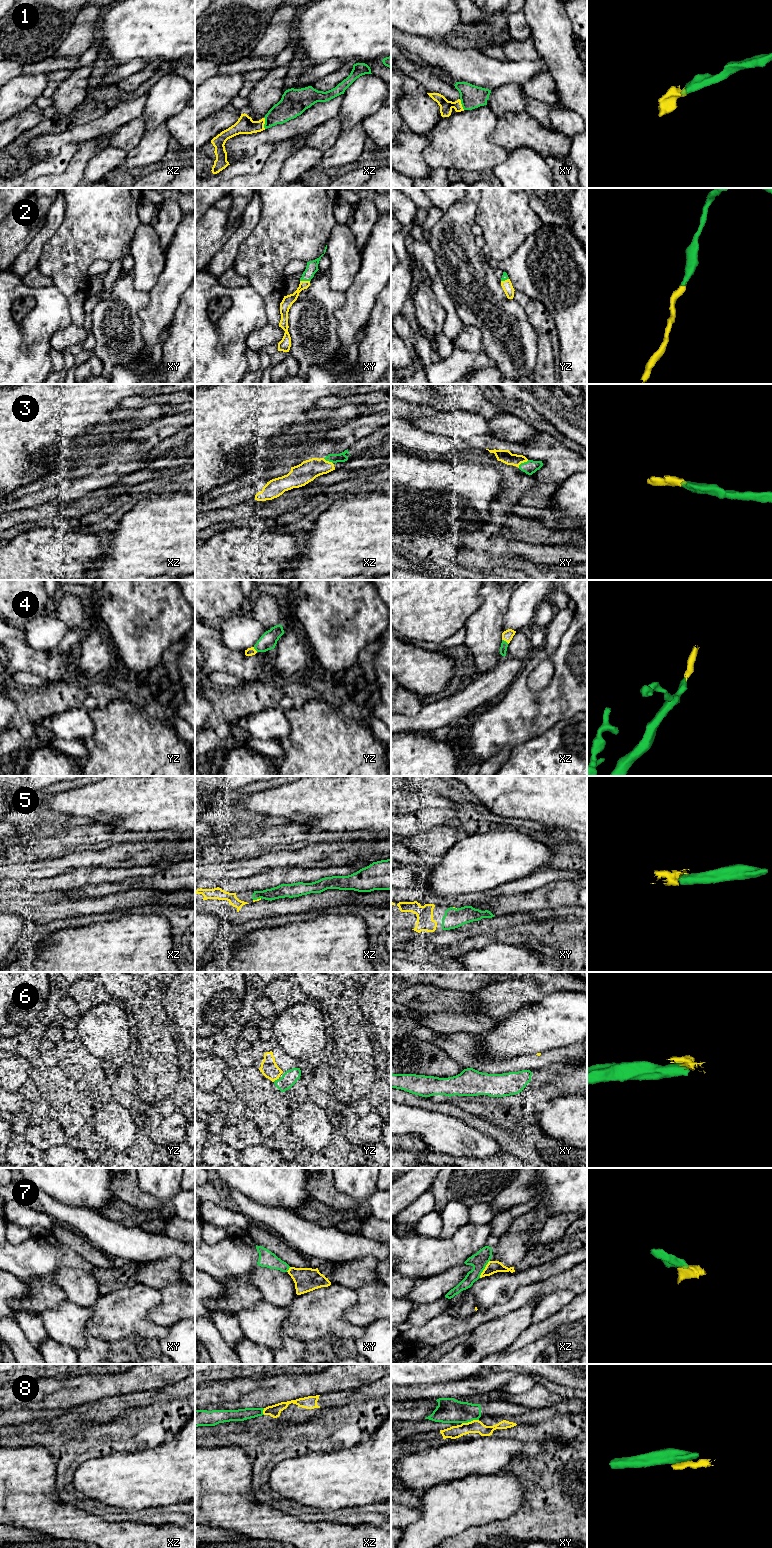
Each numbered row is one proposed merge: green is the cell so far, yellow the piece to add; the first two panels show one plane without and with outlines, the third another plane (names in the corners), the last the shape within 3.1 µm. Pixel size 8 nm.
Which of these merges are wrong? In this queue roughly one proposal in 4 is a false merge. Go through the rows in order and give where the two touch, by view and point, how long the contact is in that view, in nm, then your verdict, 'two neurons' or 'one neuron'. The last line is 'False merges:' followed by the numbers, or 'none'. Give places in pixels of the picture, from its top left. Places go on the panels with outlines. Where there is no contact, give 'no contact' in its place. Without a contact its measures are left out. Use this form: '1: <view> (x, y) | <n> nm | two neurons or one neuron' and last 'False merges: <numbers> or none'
1: xz (265, 123) | 100 nm | one neuron
2: xy (305, 280) | 80 nm | one neuron
3: xy (522, 463) | 110 nm | one neuron
4: xz (505, 641) | 70 nm | one neuron
5: xz (256, 899) | 70 nm | one neuron
6: yz (275, 1080) | 50 nm | two neurons
7: xz (484, 1268) | 170 nm | one neuron
8: xy (470, 1421) | 140 nm | two neurons
False merges: 6, 8

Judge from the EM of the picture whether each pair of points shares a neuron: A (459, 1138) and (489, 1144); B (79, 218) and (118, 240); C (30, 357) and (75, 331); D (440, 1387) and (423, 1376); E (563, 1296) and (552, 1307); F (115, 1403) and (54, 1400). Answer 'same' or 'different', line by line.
A: same
B: same
C: different
D: different
E: same
F: different

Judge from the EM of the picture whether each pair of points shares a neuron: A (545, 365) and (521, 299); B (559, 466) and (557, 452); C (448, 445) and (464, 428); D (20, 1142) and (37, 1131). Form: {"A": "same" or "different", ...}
{"A": "same", "B": "different", "C": "different", "D": "different"}

